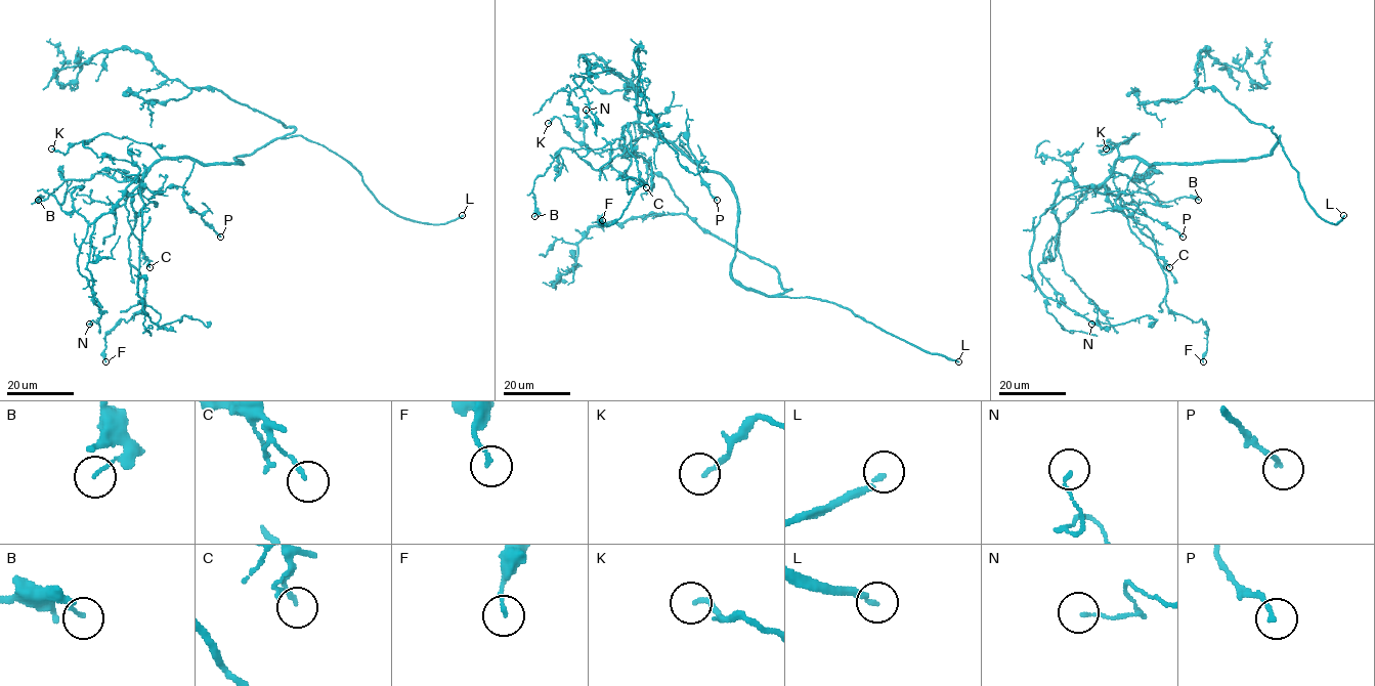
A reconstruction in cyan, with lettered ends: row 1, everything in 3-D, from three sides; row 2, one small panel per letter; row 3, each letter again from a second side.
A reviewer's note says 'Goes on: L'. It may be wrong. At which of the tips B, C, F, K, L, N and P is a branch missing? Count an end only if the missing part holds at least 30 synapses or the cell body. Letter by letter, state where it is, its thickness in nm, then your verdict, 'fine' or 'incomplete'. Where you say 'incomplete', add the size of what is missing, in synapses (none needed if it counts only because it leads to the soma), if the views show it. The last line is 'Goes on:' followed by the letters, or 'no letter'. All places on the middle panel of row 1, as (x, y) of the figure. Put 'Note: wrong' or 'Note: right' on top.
Note: right
B: place (534, 216); calibre 110 nm; fine
C: place (646, 187); calibre 130 nm; fine
F: place (602, 220); calibre 130 nm; fine
K: place (548, 123); calibre 160 nm; fine
L: place (958, 361); calibre 160 nm; incomplete
N: place (586, 110); calibre 110 nm; fine
P: place (717, 200); calibre 160 nm; fine
Goes on: L

